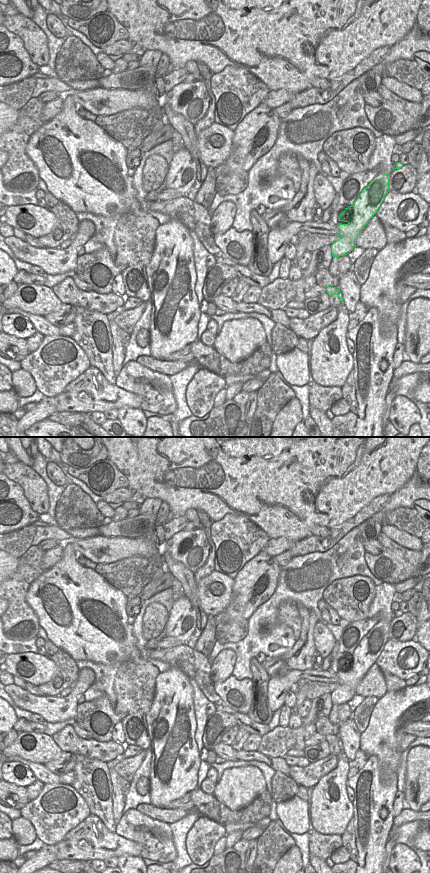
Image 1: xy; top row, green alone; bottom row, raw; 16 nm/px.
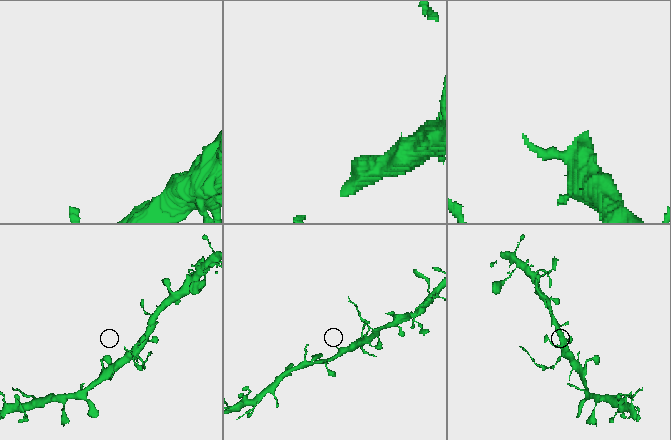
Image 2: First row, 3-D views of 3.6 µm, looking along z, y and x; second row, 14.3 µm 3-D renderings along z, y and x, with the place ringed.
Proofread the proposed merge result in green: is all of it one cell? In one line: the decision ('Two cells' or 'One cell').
Two cells.

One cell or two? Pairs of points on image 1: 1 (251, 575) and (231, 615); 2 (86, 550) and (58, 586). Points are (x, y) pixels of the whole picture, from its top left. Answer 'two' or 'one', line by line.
1: one
2: two

